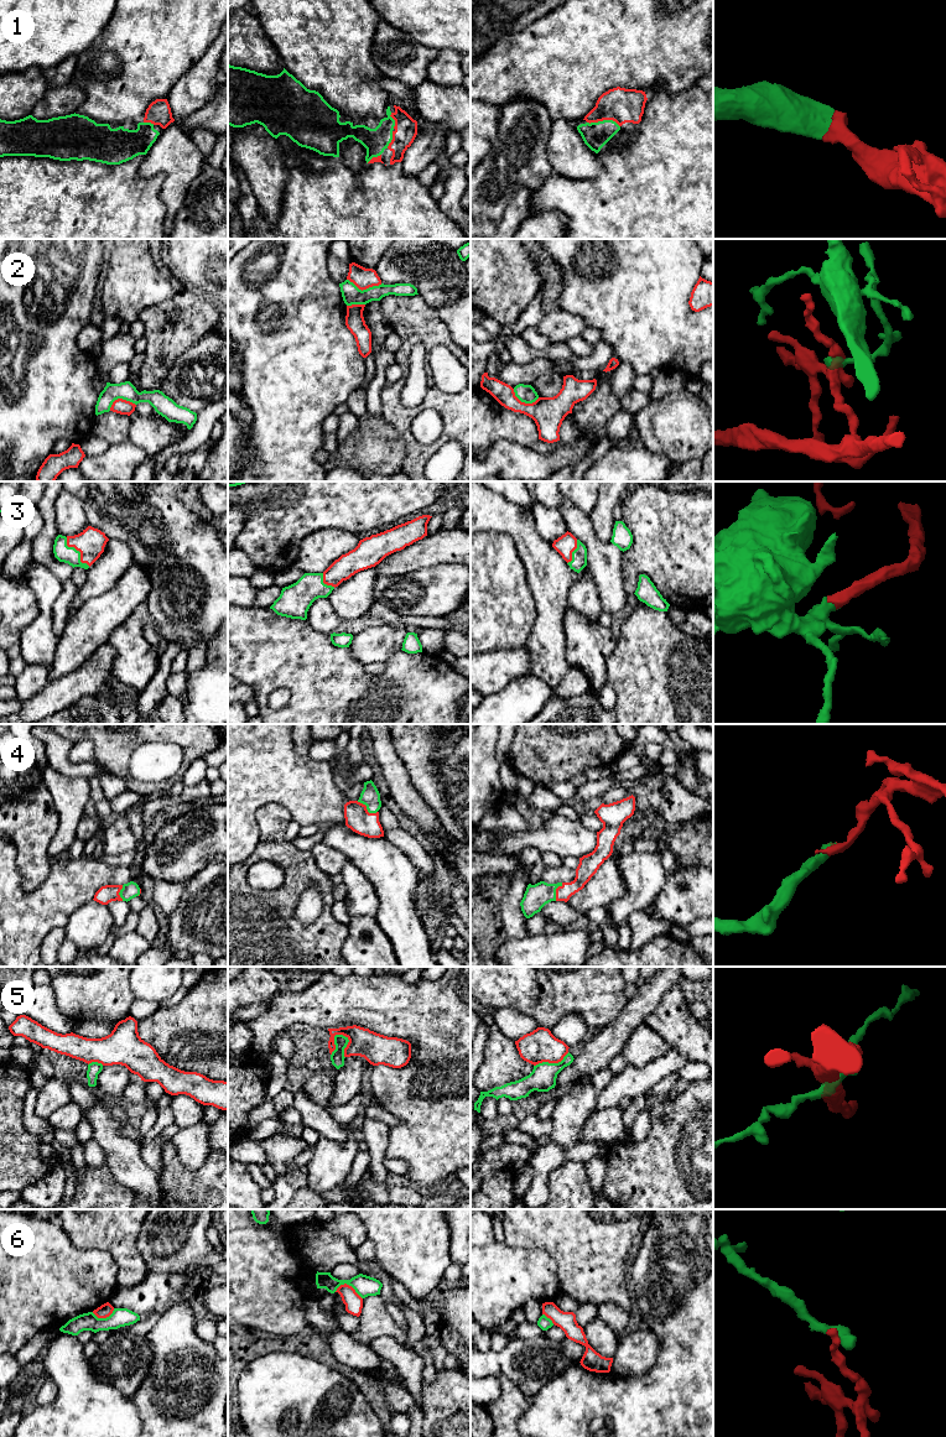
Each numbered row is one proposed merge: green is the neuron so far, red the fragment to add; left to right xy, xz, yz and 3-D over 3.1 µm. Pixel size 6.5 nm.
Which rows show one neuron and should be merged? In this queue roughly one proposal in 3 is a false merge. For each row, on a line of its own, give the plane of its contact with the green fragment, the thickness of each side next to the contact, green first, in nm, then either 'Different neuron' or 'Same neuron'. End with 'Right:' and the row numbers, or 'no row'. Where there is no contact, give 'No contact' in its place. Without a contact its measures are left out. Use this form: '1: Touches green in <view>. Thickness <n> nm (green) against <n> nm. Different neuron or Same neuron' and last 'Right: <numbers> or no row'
1: Touches green in yz. Thickness 170 nm (green) against 220 nm. Same neuron
2: Touches green in xz. Thickness 120 nm (green) against 140 nm. Different neuron
3: Touches green in xy. Thickness 110 nm (green) against 180 nm. Same neuron
4: Touches green in xz. Thickness 120 nm (green) against 160 nm. Same neuron
5: Touches green in xz. Thickness 90 nm (green) against 180 nm. Different neuron
6: Touches green in xz. Thickness 140 nm (green) against 120 nm. Different neuron
Right: 1, 3, 4

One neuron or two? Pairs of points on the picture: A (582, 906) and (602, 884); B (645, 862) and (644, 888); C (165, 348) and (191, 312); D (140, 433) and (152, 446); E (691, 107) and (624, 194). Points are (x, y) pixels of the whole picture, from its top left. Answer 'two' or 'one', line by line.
A: one
B: one
C: one
D: one
E: one

